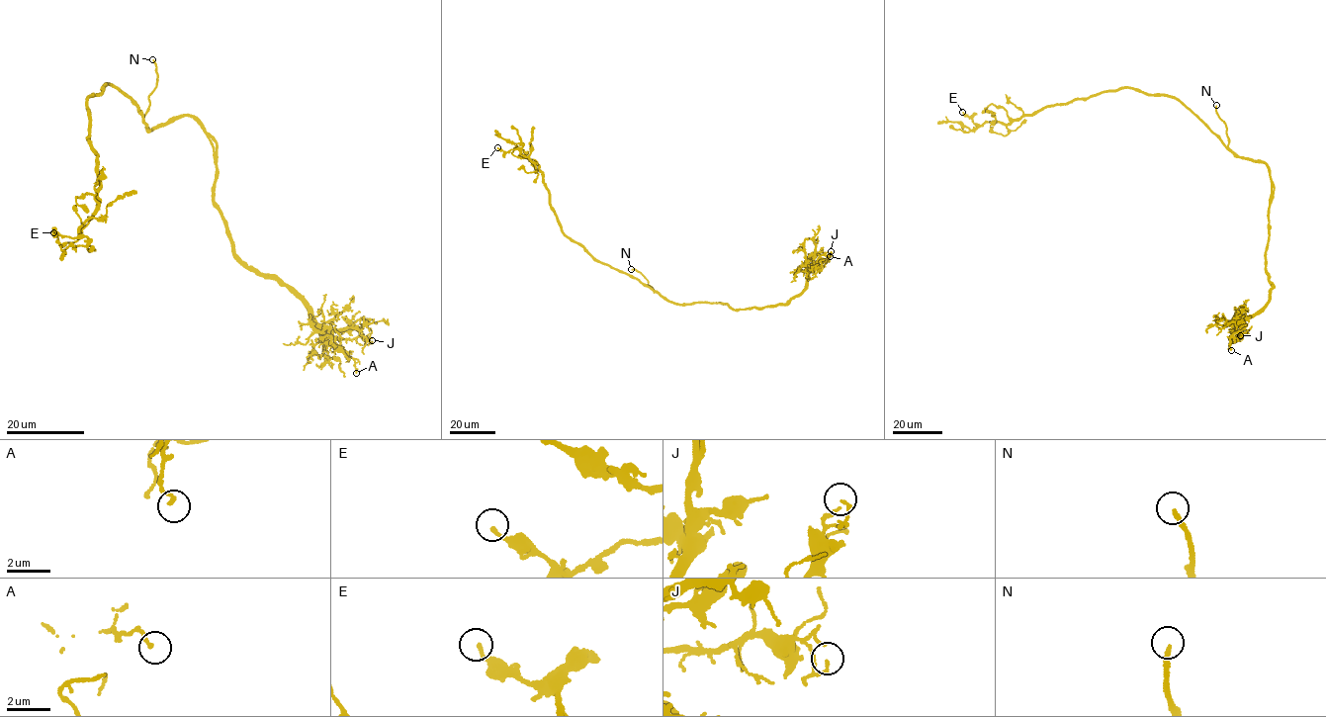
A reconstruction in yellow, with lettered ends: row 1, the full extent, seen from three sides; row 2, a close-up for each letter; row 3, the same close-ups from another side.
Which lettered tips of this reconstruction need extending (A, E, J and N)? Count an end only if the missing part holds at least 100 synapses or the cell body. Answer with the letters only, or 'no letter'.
N

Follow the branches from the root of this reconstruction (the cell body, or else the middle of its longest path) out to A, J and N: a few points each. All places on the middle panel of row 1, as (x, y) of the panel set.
A: (641, 282), (680, 304), (718, 303), (736, 311), (760, 309), (785, 304), (801, 293), (818, 257), (830, 256)
J: (641, 282), (680, 304), (760, 309), (801, 293), (808, 272), (823, 266), (831, 251)
N: (641, 282), (655, 292), (644, 277), (631, 269)

